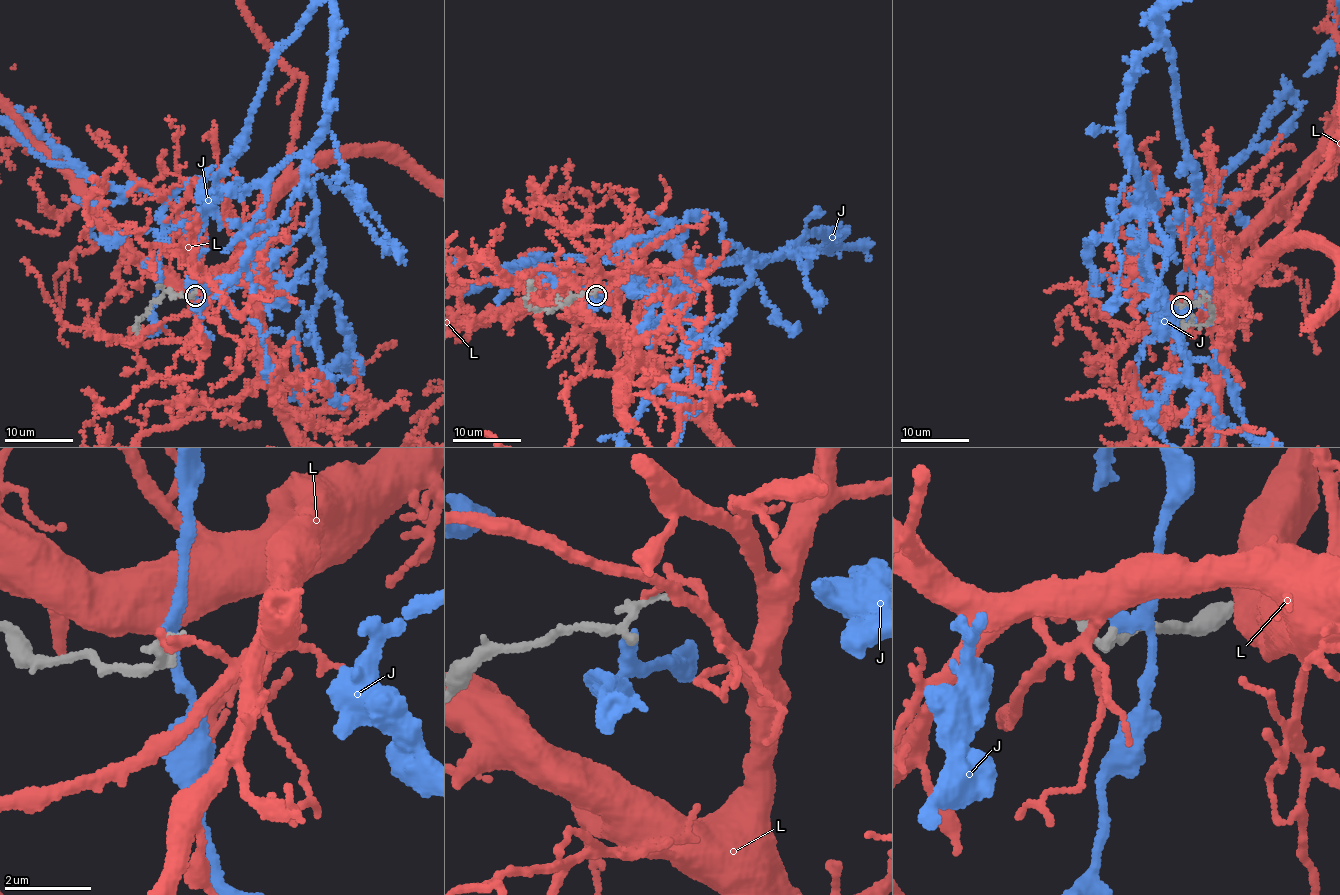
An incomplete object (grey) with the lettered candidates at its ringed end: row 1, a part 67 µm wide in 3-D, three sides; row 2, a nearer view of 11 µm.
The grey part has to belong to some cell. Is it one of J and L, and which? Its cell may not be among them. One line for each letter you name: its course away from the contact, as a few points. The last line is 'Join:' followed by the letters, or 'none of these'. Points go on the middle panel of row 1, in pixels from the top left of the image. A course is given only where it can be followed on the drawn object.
Join: none of these

